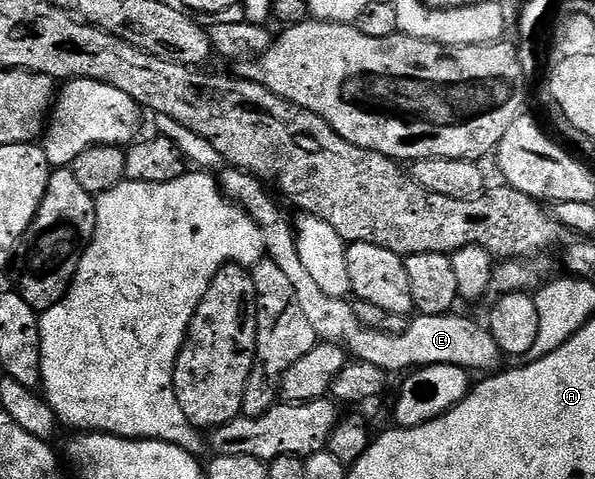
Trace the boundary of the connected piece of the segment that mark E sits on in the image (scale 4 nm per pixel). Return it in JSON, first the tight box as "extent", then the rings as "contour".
{"extent":[220,167,504,375],"contour":[[[226,167],[221,170],[220,184],[223,193],[260,227],[266,244],[266,257],[276,263],[276,267],[280,267],[280,271],[284,271],[284,276],[292,282],[292,287],[296,287],[296,299],[300,299],[300,307],[312,331],[316,331],[319,342],[340,345],[353,360],[372,363],[372,367],[380,367],[387,375],[405,374],[433,365],[451,365],[467,371],[494,371],[501,366],[498,364],[504,361],[504,355],[489,328],[485,324],[477,325],[470,317],[457,317],[454,311],[444,315],[415,316],[403,333],[382,333],[379,329],[365,328],[347,298],[324,295],[324,291],[308,276],[294,242],[295,226],[286,223],[273,199],[266,194],[267,186],[259,178],[245,169]]]}

